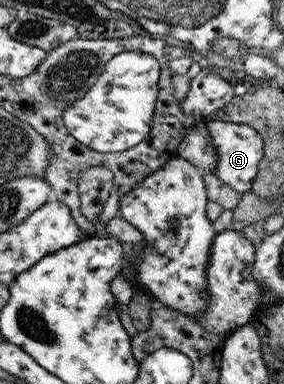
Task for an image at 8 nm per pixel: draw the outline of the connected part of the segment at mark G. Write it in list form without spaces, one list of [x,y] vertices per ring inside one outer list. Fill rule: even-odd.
[[[209,119],[206,125],[218,152],[218,166],[215,166],[216,177],[240,194],[251,190],[265,155],[265,142],[260,132],[243,123],[228,123]]]

